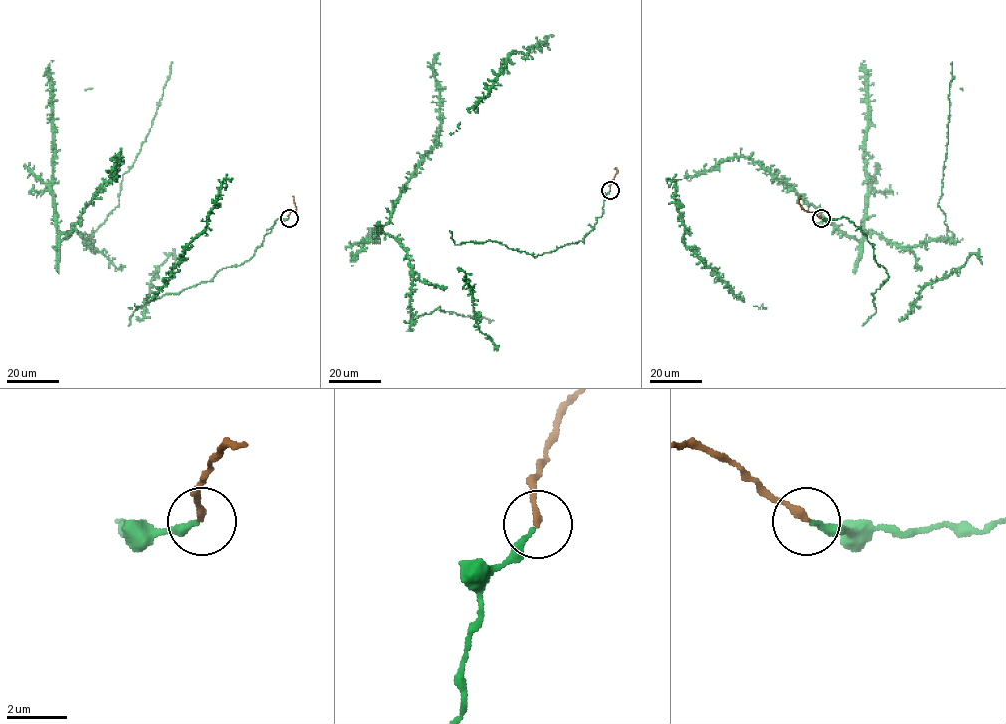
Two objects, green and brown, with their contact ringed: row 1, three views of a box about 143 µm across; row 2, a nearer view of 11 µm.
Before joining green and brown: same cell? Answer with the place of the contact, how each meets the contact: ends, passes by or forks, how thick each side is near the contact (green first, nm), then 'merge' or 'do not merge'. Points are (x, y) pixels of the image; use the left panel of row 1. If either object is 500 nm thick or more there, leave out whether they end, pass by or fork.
(289, 218) | green ends | brown ends | 220/220 nm | merge

